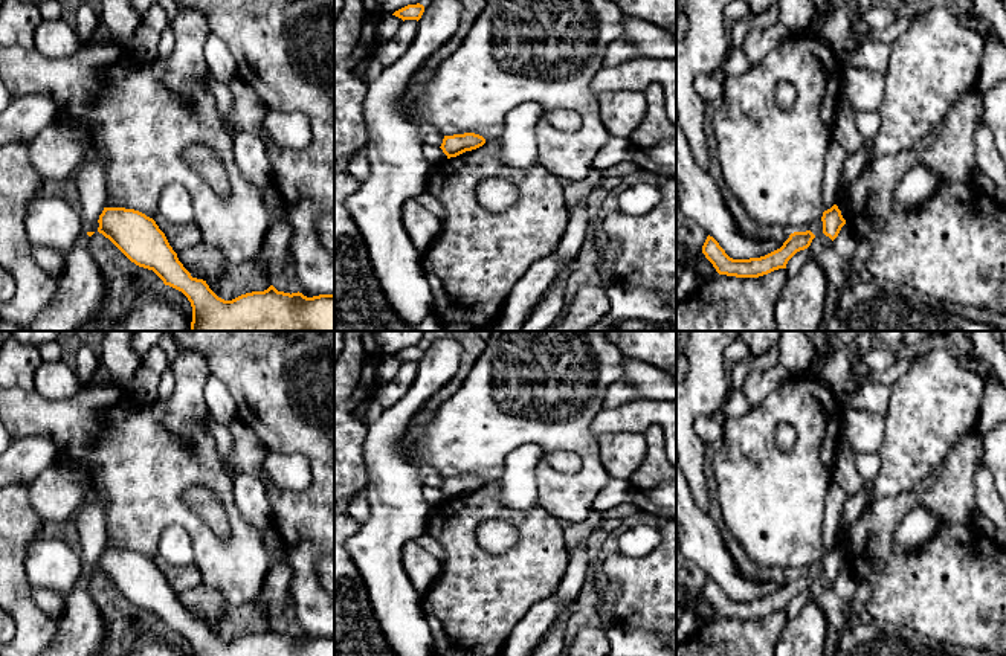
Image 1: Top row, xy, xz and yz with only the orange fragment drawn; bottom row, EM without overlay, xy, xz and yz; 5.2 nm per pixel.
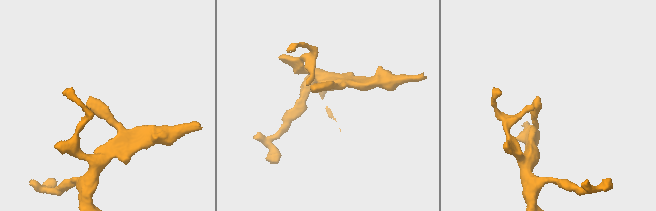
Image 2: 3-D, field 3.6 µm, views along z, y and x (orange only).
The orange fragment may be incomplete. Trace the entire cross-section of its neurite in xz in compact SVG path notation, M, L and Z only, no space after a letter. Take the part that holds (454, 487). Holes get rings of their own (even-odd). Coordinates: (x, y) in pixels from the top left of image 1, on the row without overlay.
M464 474L464 476L453 476L453 478L444 478L441 491L450 499L456 499L466 493L476 491L485 485L485 481L475 474Z

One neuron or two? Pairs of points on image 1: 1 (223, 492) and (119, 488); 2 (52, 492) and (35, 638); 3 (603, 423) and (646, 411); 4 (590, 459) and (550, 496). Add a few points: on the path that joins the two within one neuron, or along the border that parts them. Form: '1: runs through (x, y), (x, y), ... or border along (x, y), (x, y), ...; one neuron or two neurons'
1: runs through (197, 476), (145, 476); one neuron
2: border along (29, 487), (31, 504), (43, 520); two neurons
3: runs through (614, 420), (635, 415); one neuron
4: runs through (588, 472), (562, 495); one neuron

